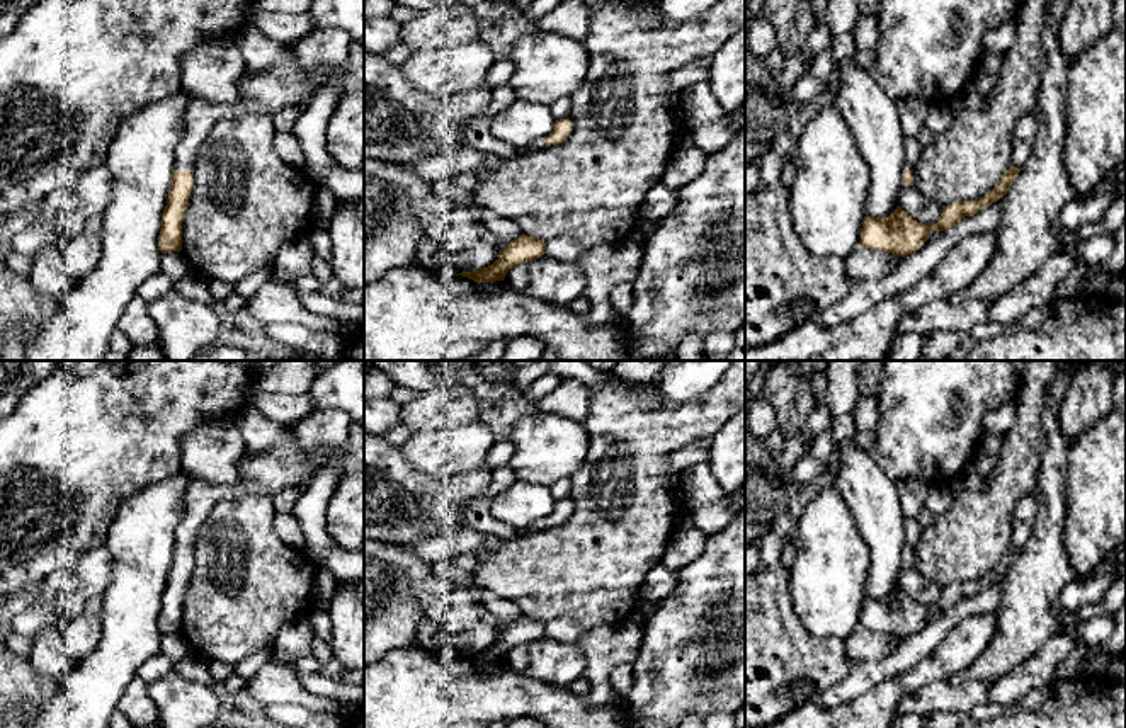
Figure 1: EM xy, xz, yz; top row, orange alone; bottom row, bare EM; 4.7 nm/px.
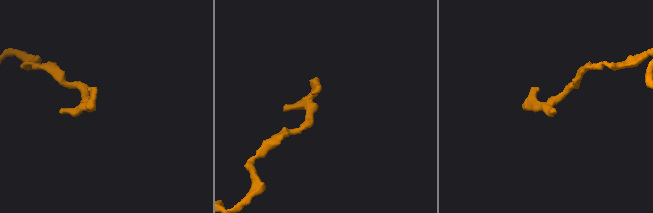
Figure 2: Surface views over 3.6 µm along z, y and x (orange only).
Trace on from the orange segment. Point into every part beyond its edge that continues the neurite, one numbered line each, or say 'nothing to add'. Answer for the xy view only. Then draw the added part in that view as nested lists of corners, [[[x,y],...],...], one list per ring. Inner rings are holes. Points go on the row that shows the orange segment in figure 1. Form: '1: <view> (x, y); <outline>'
1: xy (274, 80); [[[252,24],[235,44],[247,63],[247,75],[240,83],[242,97],[235,104],[191,97],[184,112],[182,138],[175,148],[175,170],[191,170],[192,158],[216,122],[236,116],[272,117],[289,105],[304,109],[330,73],[304,75],[294,44],[267,37]]]

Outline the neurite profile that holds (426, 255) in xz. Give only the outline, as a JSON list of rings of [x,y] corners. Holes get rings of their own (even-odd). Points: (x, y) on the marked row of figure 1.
[[[424,236],[418,243],[415,264],[424,269],[437,269],[435,253],[439,252],[439,248],[441,247],[434,238]]]

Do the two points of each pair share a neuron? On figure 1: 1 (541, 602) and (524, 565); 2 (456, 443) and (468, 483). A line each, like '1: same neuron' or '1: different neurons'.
1: same neuron
2: different neurons

